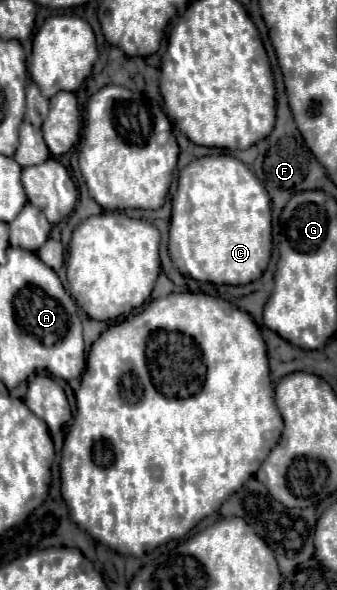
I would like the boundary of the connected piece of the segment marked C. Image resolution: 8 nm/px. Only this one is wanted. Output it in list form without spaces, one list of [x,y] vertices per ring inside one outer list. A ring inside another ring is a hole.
[[[204,156],[194,160],[192,164],[188,164],[182,172],[180,172],[180,180],[178,180],[178,192],[172,198],[172,222],[170,222],[170,240],[168,240],[168,252],[172,262],[176,264],[176,268],[186,274],[192,276],[194,280],[208,280],[214,284],[250,284],[254,280],[258,280],[264,270],[268,268],[270,262],[270,252],[272,252],[272,210],[270,210],[270,196],[266,194],[266,188],[262,186],[262,182],[258,182],[258,178],[254,178],[254,174],[236,158],[232,156]]]

